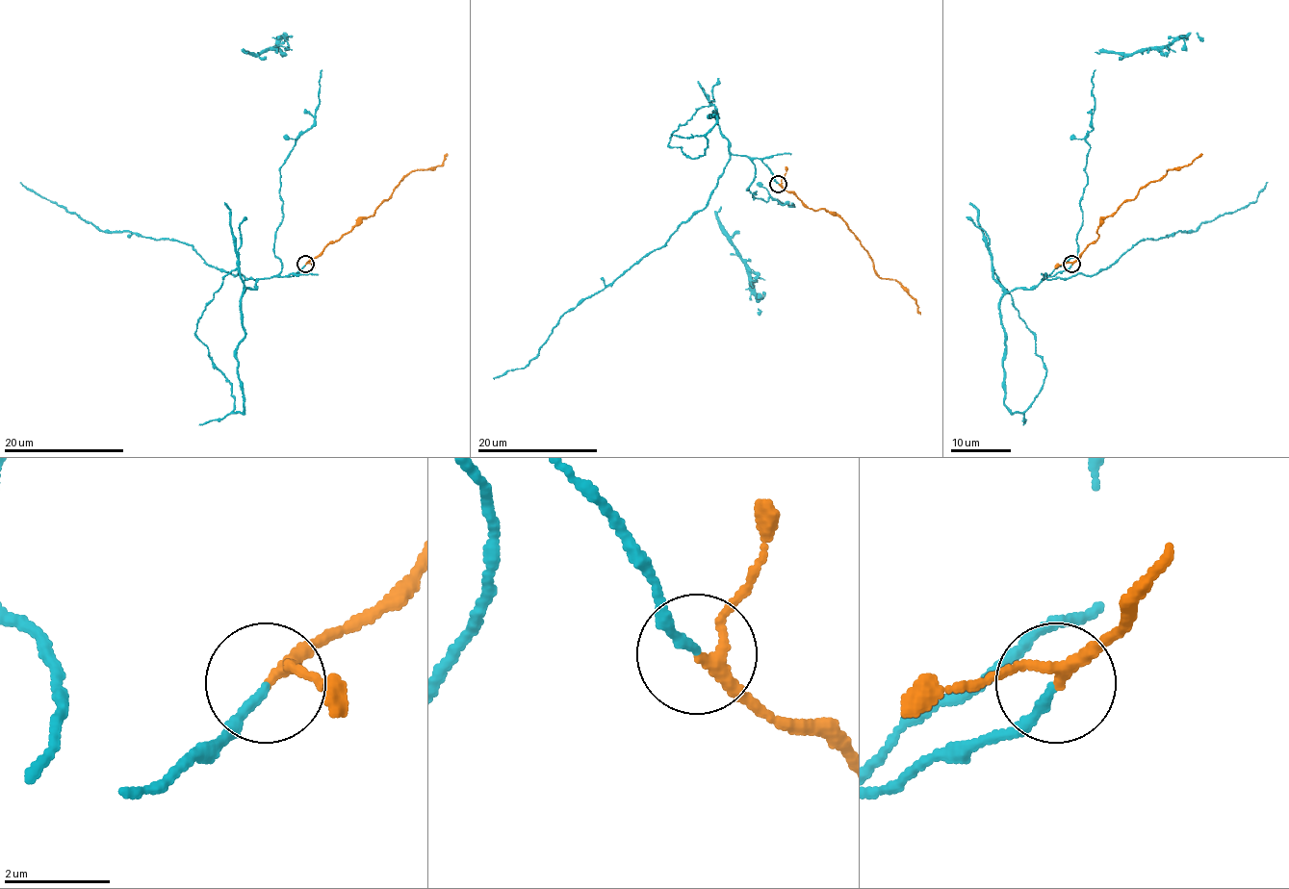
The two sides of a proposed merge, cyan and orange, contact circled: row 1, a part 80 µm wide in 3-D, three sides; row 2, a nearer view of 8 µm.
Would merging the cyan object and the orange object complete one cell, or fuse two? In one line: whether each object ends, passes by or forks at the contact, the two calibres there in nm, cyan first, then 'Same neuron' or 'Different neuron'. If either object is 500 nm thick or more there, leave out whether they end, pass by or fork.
At the ring cyan ends. At the ring orange passes by. Thickness 160 nm (cyan) against 190 nm. Same neuron

